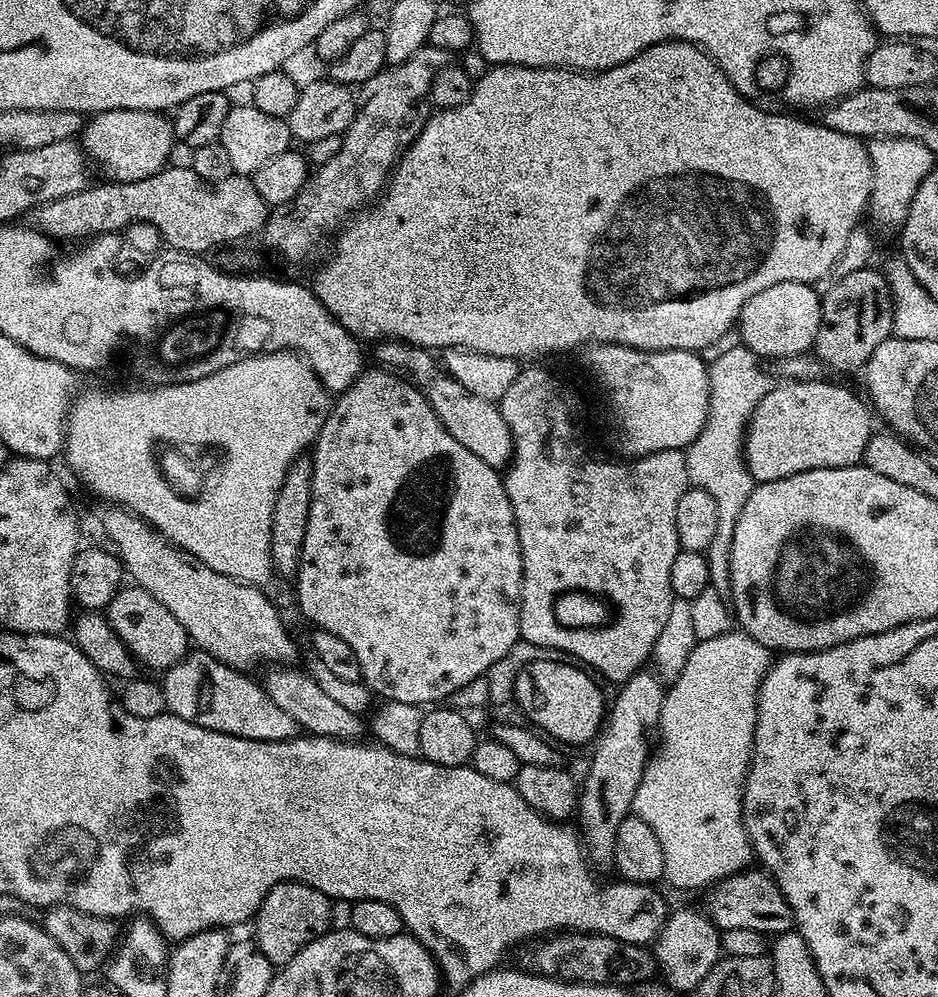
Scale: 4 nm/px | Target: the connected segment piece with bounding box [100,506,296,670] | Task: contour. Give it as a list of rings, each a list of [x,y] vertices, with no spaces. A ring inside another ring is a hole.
[[[104,506],[100,512],[100,524],[108,535],[107,543],[120,557],[120,563],[123,564],[131,583],[135,587],[146,590],[154,598],[158,598],[158,602],[162,602],[162,606],[166,606],[166,610],[170,610],[170,614],[174,614],[174,618],[182,622],[182,626],[188,631],[189,641],[197,649],[209,652],[215,660],[220,660],[226,666],[237,670],[252,670],[248,668],[254,667],[255,664],[284,666],[295,661],[292,659],[296,656],[296,644],[292,641],[292,636],[288,633],[279,610],[272,605],[271,598],[264,593],[267,591],[261,590],[255,584],[246,584],[243,580],[218,574],[218,570],[208,566],[197,556],[183,552],[178,545],[166,539],[142,517],[123,506]]]

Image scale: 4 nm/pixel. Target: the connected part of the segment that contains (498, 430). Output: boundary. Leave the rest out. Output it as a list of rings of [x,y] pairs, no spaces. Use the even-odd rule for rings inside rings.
[[[385,339],[375,345],[376,356],[381,365],[391,366],[399,370],[407,379],[415,382],[420,391],[436,411],[444,429],[453,436],[470,454],[478,454],[486,466],[499,469],[500,464],[507,465],[512,459],[512,431],[502,418],[499,407],[486,398],[478,398],[478,394],[470,394],[462,382],[449,376],[427,348],[417,348],[414,344],[405,344],[403,340]],[[393,364],[393,365],[392,365]],[[437,364],[437,365],[436,365]],[[401,368],[401,369],[400,369]]]

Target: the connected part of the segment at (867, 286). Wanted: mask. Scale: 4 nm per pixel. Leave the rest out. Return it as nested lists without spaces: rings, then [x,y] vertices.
[[[872,266],[855,270],[852,274],[839,278],[836,285],[823,293],[820,302],[820,329],[816,335],[814,355],[821,365],[833,368],[836,372],[856,372],[863,369],[865,362],[874,354],[878,345],[893,335],[892,326],[892,292],[883,271],[875,272]]]

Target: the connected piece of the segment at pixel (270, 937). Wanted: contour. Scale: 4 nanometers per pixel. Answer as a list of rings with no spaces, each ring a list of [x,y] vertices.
[[[295,882],[275,884],[270,889],[268,899],[260,904],[259,920],[258,943],[262,954],[266,954],[274,966],[283,966],[290,962],[290,958],[298,954],[298,950],[308,945],[310,934],[315,937],[323,936],[330,928],[326,921],[326,897],[321,892],[315,892],[310,886]]]

